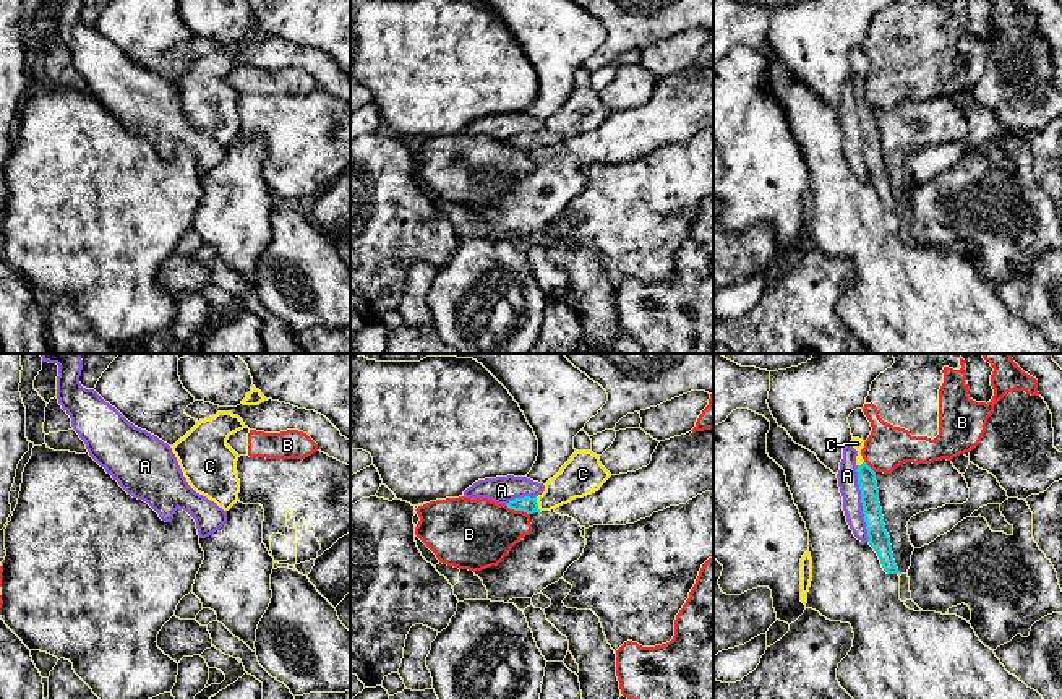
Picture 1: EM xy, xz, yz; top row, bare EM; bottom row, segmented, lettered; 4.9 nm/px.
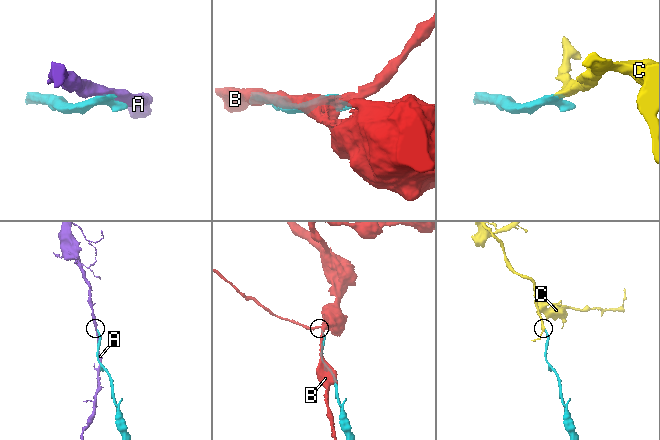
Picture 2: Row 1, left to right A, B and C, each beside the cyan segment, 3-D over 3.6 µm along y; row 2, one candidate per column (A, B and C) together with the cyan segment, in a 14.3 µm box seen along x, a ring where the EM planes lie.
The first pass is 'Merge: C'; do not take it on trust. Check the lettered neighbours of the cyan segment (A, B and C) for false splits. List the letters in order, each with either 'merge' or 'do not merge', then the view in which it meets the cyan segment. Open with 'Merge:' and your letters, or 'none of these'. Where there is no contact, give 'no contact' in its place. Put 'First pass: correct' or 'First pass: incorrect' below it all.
Merge: C
A: do not merge | yz
B: do not merge | xz
C: merge | xz
First pass: correct

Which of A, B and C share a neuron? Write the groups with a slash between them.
A / B / C

